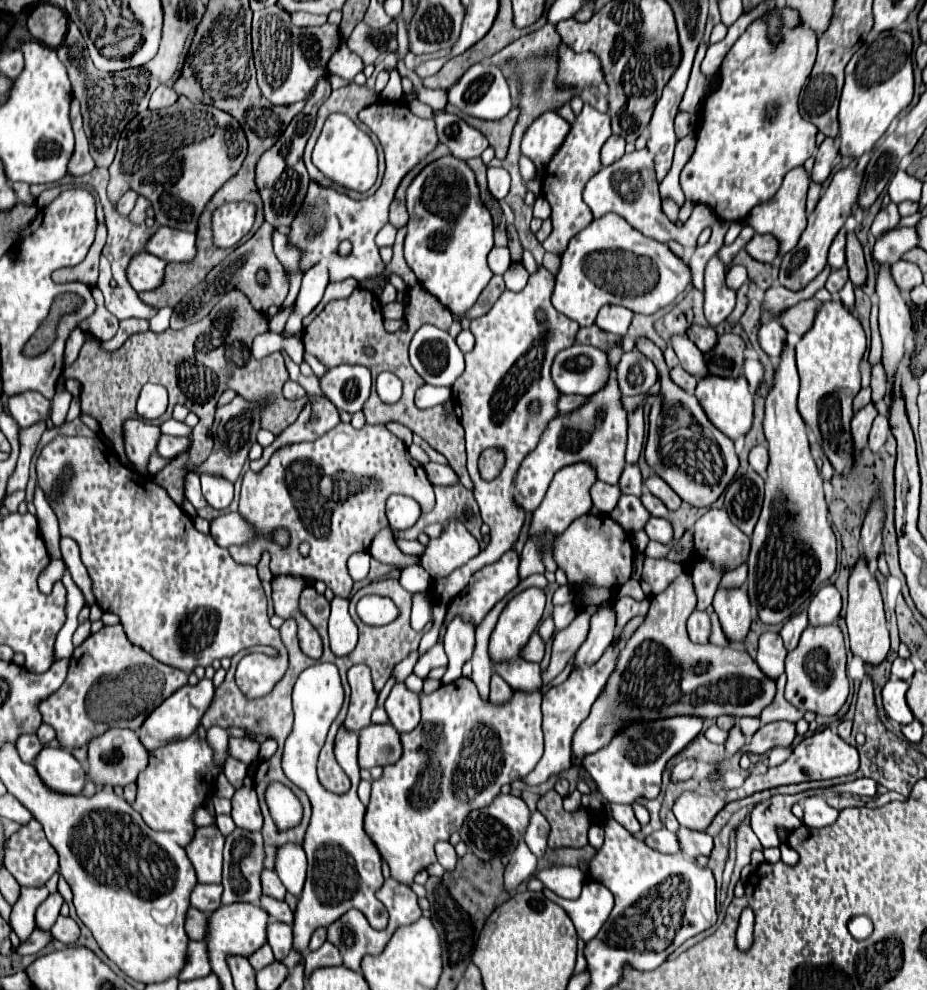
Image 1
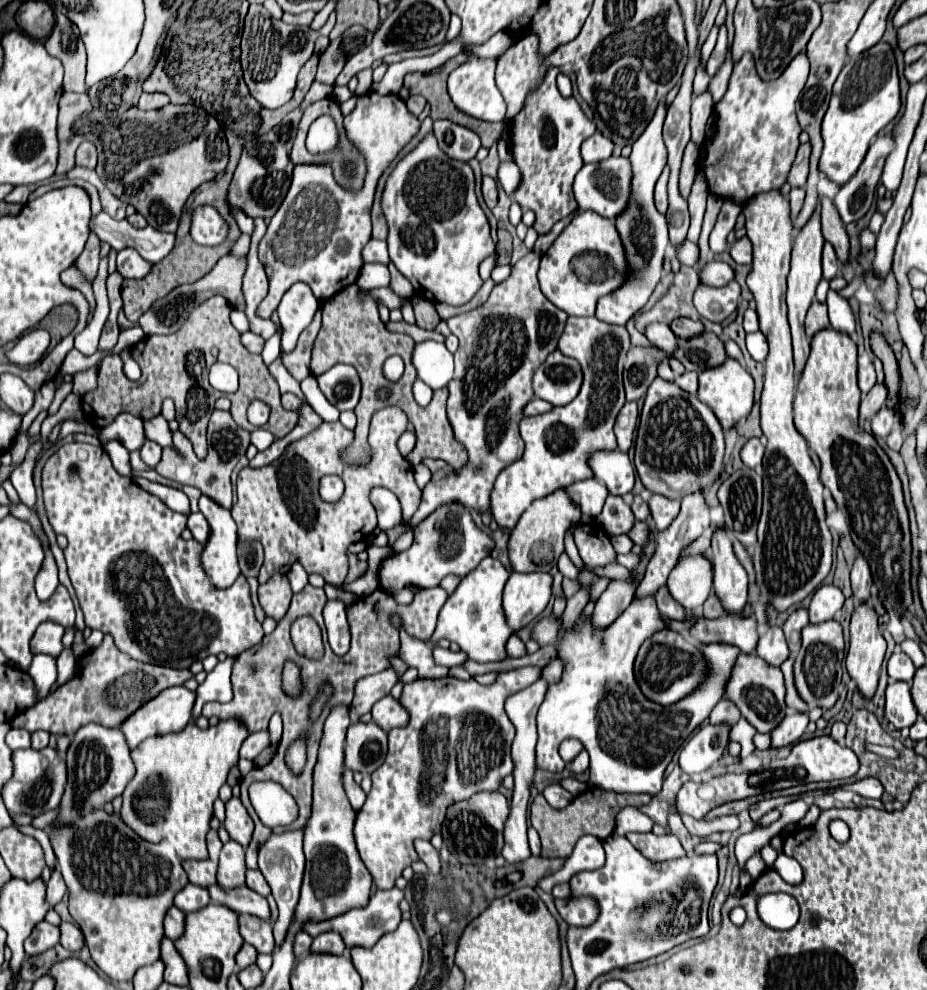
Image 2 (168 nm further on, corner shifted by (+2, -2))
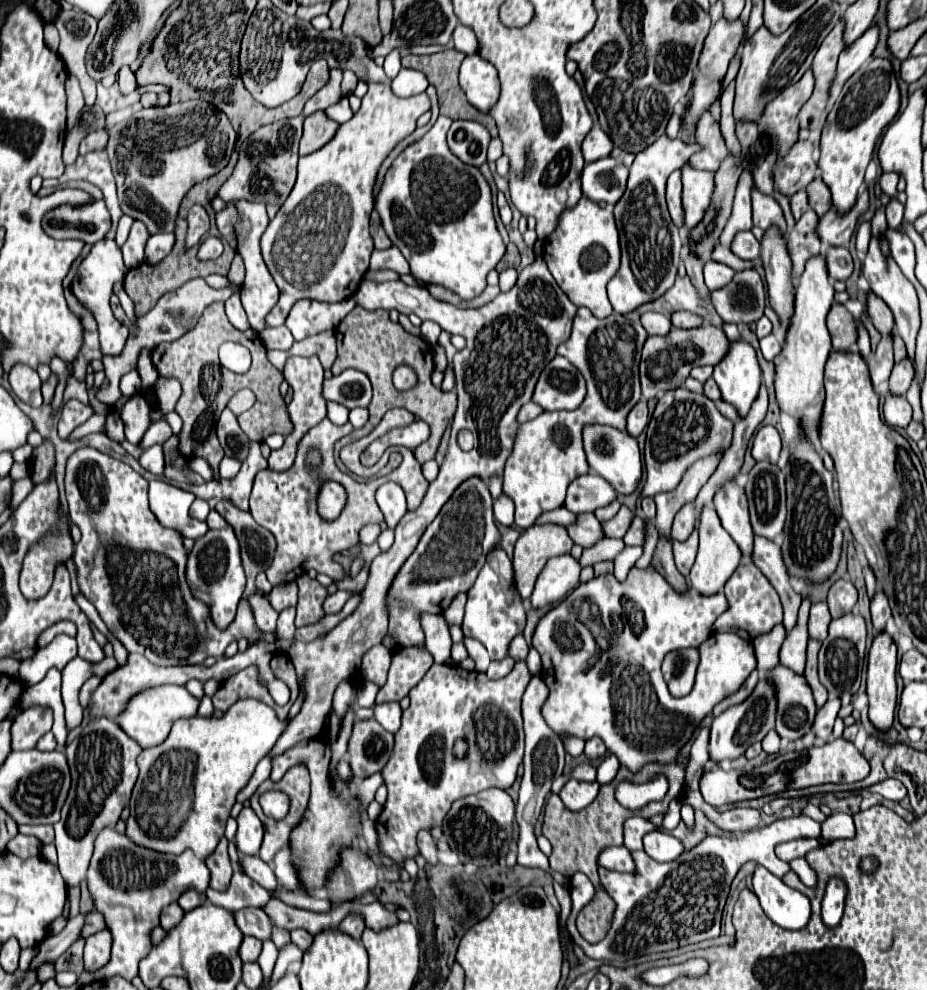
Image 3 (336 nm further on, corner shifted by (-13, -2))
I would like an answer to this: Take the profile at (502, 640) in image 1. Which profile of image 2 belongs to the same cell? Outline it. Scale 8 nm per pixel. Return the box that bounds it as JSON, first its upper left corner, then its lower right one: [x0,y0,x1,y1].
[502,573,552,629]

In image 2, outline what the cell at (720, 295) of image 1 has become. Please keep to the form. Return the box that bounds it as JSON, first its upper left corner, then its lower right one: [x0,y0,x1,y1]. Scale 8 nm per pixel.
[694,281,740,323]

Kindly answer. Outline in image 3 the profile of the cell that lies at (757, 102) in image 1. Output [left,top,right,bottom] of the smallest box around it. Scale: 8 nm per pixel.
[761,71,813,155]

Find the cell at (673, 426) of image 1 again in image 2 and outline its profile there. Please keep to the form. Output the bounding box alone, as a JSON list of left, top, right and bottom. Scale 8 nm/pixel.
[634,377,724,499]

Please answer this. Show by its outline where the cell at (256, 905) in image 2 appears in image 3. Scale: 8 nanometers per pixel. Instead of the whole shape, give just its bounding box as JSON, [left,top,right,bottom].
[205,871,269,911]

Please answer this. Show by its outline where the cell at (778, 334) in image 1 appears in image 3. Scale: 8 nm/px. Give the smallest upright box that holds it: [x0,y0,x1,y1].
[761,335,779,361]

